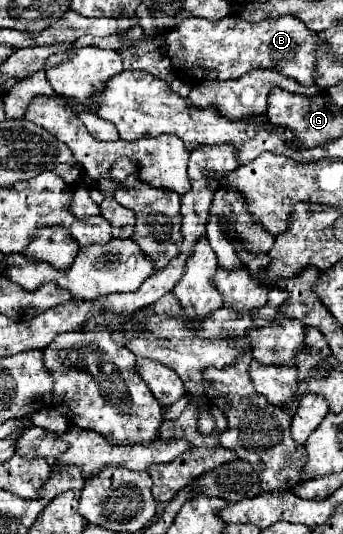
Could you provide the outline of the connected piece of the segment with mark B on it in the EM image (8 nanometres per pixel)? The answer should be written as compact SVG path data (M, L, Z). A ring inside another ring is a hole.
M226 16L218 22L210 22L204 18L188 18L188 20L182 20L174 30L166 32L164 42L168 46L166 54L174 62L174 68L180 72L188 72L190 76L194 76L198 80L234 80L250 70L258 70L258 68L274 70L276 68L284 76L298 80L302 86L314 84L312 74L314 74L318 38L294 16L268 18L262 22L246 22L246 20L238 20L232 16Z

